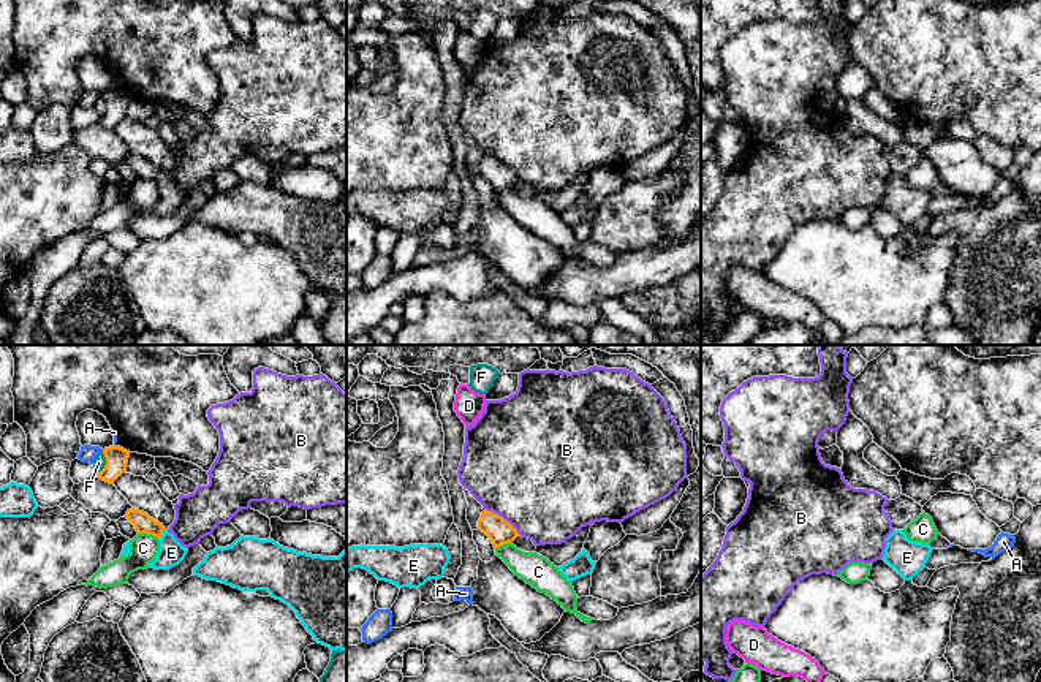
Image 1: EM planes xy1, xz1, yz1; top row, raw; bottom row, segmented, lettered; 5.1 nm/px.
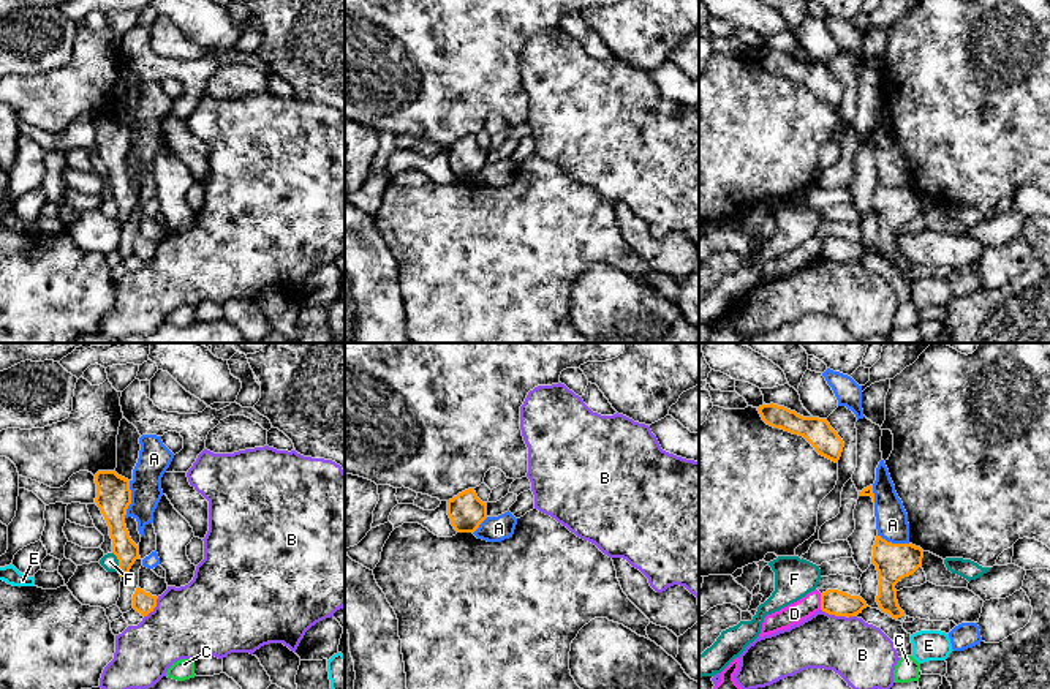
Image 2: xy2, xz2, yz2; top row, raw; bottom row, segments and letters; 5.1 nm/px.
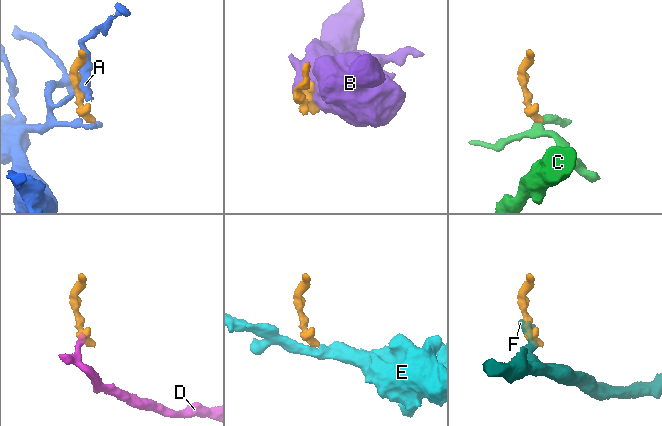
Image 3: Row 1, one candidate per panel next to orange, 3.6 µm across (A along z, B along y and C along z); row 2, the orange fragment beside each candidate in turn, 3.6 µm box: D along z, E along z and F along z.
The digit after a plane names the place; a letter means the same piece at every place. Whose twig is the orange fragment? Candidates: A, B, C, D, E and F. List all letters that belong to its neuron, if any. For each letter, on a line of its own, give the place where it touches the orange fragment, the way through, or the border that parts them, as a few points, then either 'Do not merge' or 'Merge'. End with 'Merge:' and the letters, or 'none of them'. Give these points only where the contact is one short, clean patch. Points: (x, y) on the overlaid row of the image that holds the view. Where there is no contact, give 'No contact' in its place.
A: Touches orange at xy2 (130, 500). Boundary: xy2 (130, 481), (130, 504), (124, 517). Do not merge
B: Touches orange at xz1 (500, 516). Do not merge
C: Touches orange at xy1 (149, 534). Boundary: xy1 (138, 532), (147, 532), (158, 540). Do not merge
D: Touches orange at yz2 (821, 602). Boundary: yz2 (819, 594), (821, 609). Do not merge
E: Touches orange at xy1 (162, 534). Path across: xy1 (143, 522), (162, 534), (171, 553). Merge
F: Touches orange at xy1 (106, 462). Boundary: xy1 (103, 451), (105, 467), (100, 472). Do not merge
Merge: E

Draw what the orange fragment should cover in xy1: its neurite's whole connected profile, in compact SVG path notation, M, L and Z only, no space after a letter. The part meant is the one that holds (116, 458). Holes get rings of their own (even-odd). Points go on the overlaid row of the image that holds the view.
M109 446L103 449L103 454L106 457L104 468L98 473L98 478L114 484L114 481L127 472L127 464L130 457L130 451L120 448L120 446Z

